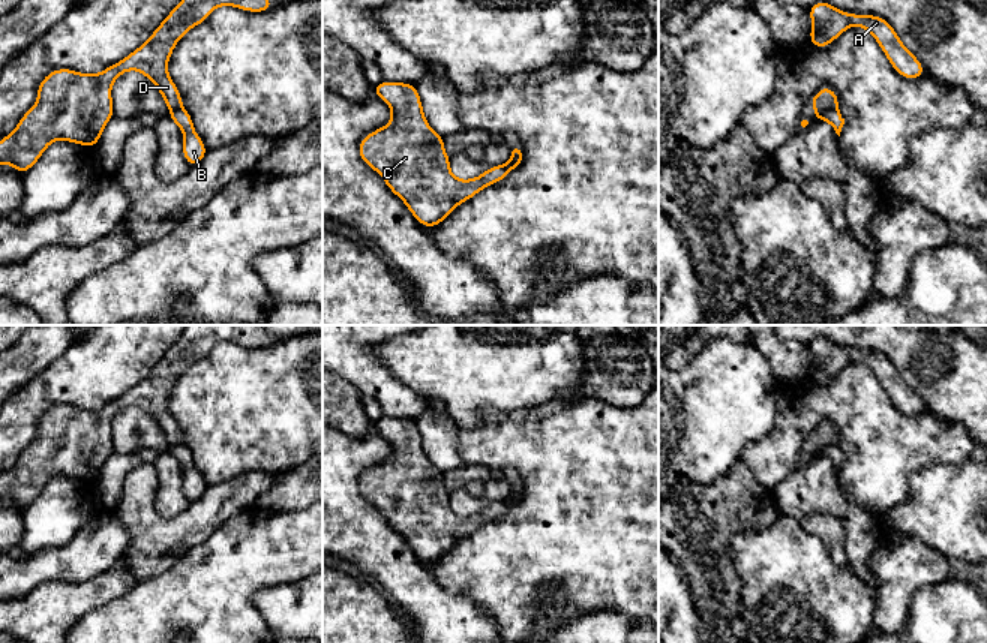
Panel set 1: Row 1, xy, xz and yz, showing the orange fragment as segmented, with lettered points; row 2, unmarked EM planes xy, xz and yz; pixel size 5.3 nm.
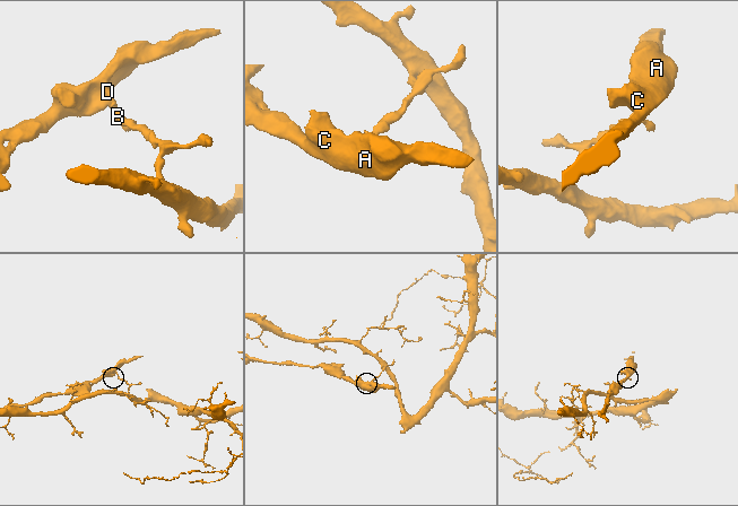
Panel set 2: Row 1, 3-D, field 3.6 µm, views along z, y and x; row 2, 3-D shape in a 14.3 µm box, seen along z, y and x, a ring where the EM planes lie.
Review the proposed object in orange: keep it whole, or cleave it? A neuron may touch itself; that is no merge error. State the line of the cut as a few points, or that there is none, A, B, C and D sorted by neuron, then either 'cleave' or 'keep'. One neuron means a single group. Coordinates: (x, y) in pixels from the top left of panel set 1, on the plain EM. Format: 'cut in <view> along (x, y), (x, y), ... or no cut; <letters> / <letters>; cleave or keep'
cut in xz along (519, 486), (512, 493), (509, 505); A C D / B; cleave

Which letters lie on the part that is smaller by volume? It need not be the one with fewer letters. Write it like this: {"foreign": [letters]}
{"foreign": ["A", "C", "D"]}

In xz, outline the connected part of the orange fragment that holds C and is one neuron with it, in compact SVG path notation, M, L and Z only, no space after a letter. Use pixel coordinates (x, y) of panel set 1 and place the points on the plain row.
M381 415L372 432L387 438L392 456L362 474L360 495L382 513L420 561L438 562L459 540L510 508L512 493L476 514L454 513L444 472L429 462L416 420Z

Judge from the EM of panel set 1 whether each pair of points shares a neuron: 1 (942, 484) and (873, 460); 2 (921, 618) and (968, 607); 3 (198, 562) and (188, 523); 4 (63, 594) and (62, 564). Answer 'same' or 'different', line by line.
1: different
2: same
3: different
4: different

